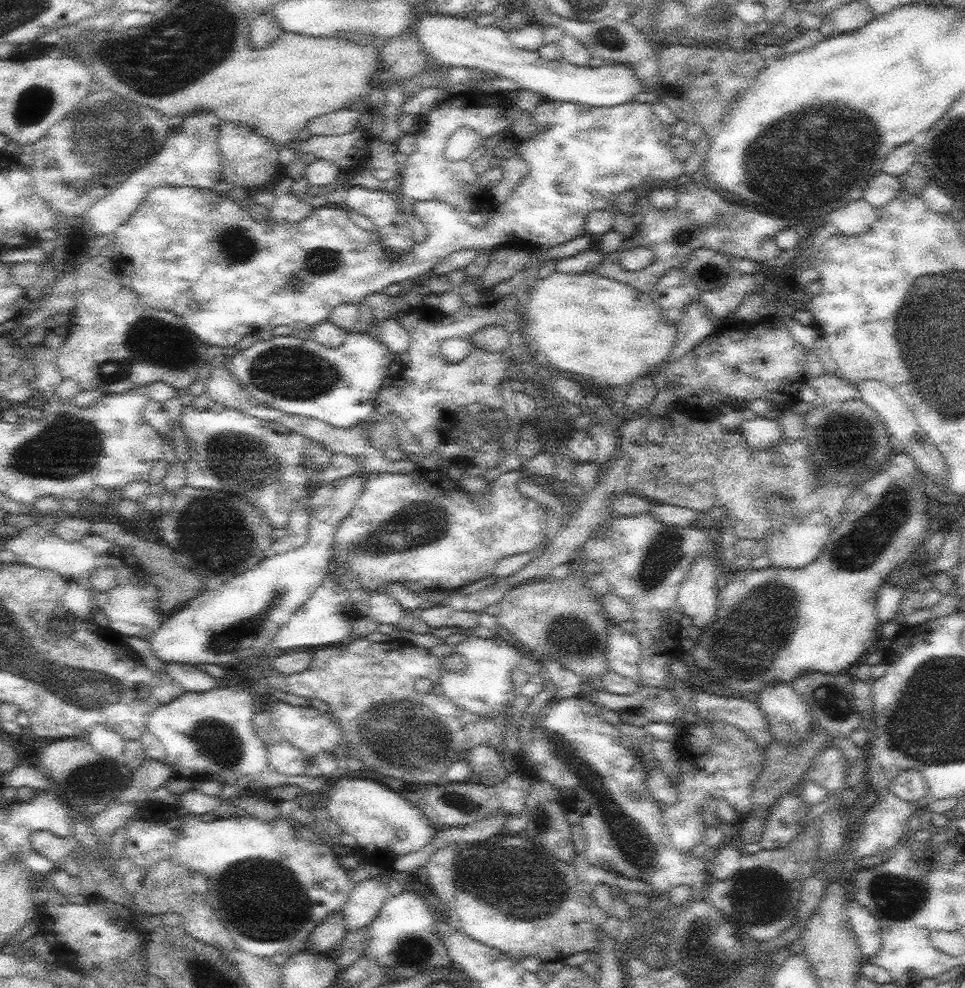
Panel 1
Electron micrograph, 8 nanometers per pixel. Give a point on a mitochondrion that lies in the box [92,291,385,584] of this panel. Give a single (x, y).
(289, 372)

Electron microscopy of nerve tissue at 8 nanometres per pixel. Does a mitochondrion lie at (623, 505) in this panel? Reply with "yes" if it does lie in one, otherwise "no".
no

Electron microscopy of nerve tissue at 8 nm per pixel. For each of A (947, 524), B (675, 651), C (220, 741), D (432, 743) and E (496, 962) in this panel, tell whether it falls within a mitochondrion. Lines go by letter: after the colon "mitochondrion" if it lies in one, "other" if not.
A: other
B: other
C: mitochondrion
D: mitochondrion
E: other

